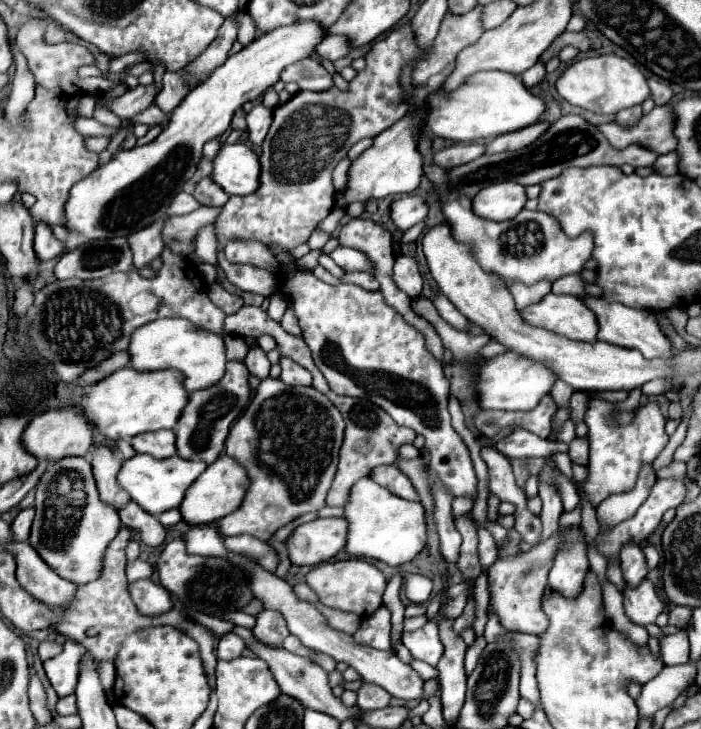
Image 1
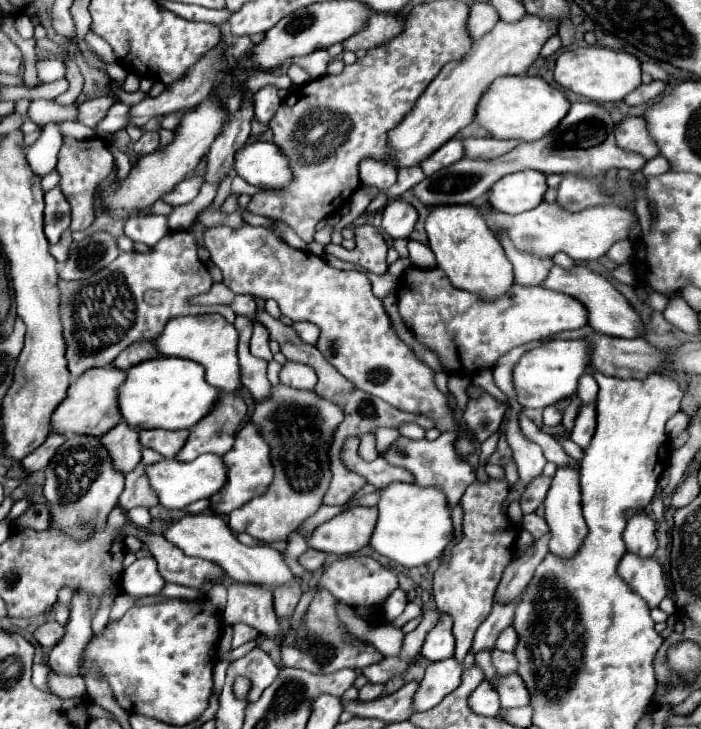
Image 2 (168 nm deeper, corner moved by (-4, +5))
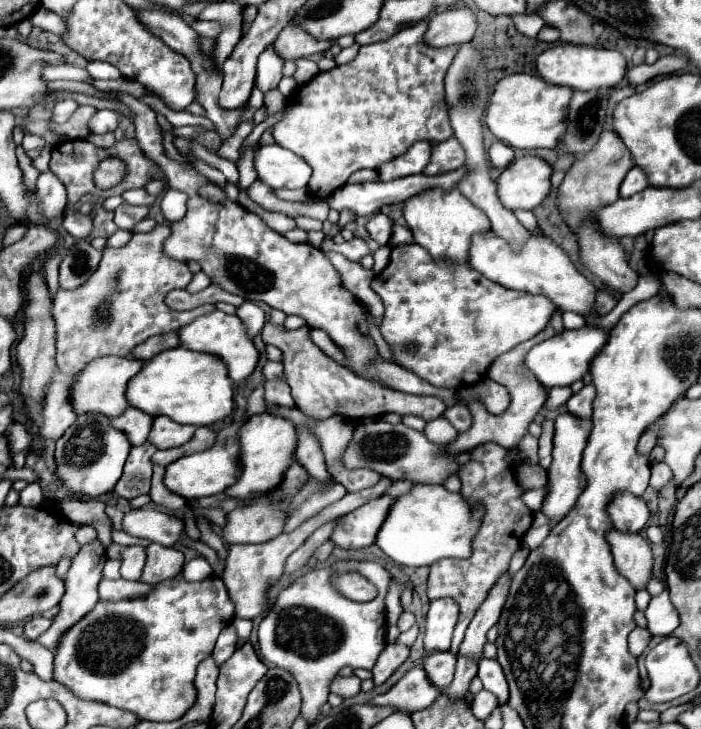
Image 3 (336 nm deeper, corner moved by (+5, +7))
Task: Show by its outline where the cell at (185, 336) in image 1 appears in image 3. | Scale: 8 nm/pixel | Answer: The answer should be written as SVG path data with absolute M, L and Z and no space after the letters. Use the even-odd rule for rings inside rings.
M213 311L211 315L199 317L193 323L185 325L179 329L179 337L181 337L181 345L193 351L203 351L203 353L213 353L217 357L223 359L223 363L229 369L229 377L231 381L243 381L247 379L259 361L259 351L253 343L253 339L247 335L245 325L241 323L241 319L237 315L225 315L221 311Z

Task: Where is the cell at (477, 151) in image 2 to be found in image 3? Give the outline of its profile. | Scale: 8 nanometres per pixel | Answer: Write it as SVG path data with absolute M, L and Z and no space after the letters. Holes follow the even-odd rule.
M455 137L435 143L431 147L431 163L425 169L425 175L441 175L443 171L455 171L465 165L465 151Z

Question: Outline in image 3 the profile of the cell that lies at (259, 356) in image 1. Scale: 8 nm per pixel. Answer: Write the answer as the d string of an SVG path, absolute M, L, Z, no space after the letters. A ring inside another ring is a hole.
M245 301L243 305L239 305L237 307L237 317L245 323L245 327L247 327L251 337L255 337L261 331L261 327L265 325L263 309L257 307L253 301Z

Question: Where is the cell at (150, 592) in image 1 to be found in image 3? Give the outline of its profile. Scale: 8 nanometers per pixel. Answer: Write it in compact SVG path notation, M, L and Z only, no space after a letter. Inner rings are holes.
M125 547L125 551L121 553L121 577L127 581L137 581L141 577L145 559L147 555L143 547Z

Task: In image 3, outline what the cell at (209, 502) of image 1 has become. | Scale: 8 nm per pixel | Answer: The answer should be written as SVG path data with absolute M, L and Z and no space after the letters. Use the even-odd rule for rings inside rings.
M261 413L253 415L249 423L241 429L241 463L243 463L243 475L235 485L231 485L225 495L237 497L237 499L251 499L257 495L265 495L281 485L281 479L285 477L285 471L295 461L295 449L297 449L297 431L295 425L279 415Z

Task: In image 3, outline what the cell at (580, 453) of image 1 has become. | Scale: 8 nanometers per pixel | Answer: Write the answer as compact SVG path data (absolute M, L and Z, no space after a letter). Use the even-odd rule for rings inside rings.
M593 383L585 385L579 393L573 393L567 401L567 409L569 413L581 417L581 419L589 419L591 417L591 403L595 399L595 387Z

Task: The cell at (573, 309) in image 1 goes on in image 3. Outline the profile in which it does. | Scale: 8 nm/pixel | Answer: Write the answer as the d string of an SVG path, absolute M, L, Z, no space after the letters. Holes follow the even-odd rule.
M417 243L393 247L389 265L373 279L373 291L385 305L385 317L379 329L393 351L395 363L413 371L417 377L425 379L433 387L445 389L461 389L461 385L469 387L481 381L489 365L499 355L543 331L555 311L555 305L543 295L529 295L523 291L505 289L499 283L485 279L479 271L473 271L467 263L433 259ZM407 343L417 343L417 351L407 353Z

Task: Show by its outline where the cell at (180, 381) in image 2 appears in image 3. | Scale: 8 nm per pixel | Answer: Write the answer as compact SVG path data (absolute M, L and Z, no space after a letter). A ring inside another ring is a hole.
M177 347L177 349L163 351L161 355L155 355L153 359L149 359L149 363L143 365L143 369L133 377L133 383L129 383L127 387L127 399L129 399L129 405L153 417L167 415L175 423L211 427L233 413L233 381L227 375L225 363L221 363L221 359L217 359L215 355L205 355L199 351Z

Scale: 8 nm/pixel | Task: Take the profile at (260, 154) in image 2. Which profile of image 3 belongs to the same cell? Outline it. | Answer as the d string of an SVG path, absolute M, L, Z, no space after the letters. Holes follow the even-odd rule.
M265 145L255 155L255 169L259 179L271 189L301 189L301 187L277 187L277 185L305 185L311 179L311 167L305 159L297 157L289 149Z

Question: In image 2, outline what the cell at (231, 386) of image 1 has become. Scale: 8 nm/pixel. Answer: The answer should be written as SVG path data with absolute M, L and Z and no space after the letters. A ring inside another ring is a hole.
M222 391L214 409L190 429L186 445L176 455L178 461L192 461L202 453L224 455L232 449L234 433L246 417L246 403L240 391Z

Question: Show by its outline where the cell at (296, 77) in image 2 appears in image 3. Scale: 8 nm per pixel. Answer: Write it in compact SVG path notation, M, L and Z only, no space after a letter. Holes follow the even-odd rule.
M297 59L297 71L295 71L295 79L297 79L297 83L301 83L301 85L305 85L309 79L313 79L315 75L319 73L319 67L317 67L317 63L315 61L311 61L311 59Z

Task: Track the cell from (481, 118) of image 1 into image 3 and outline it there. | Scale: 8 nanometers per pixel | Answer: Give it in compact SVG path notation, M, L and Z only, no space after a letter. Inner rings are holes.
M517 73L497 81L493 95L489 99L485 123L491 133L505 145L515 149L555 149L565 135L565 115L571 101L573 89L563 85L551 85L541 77Z

